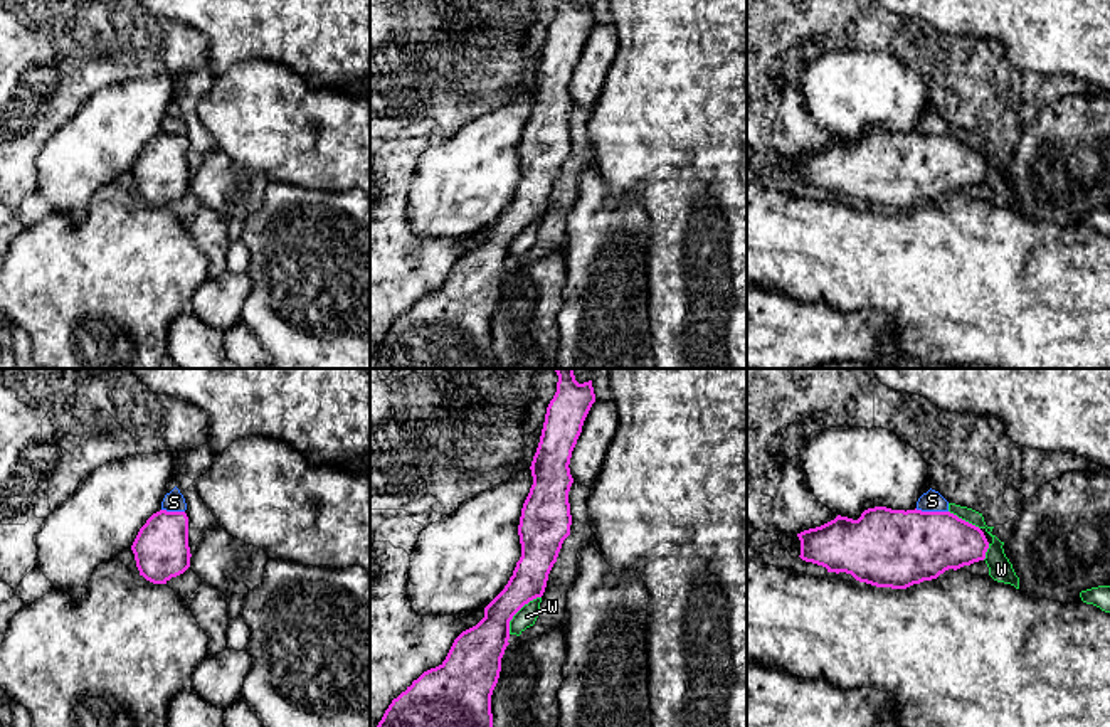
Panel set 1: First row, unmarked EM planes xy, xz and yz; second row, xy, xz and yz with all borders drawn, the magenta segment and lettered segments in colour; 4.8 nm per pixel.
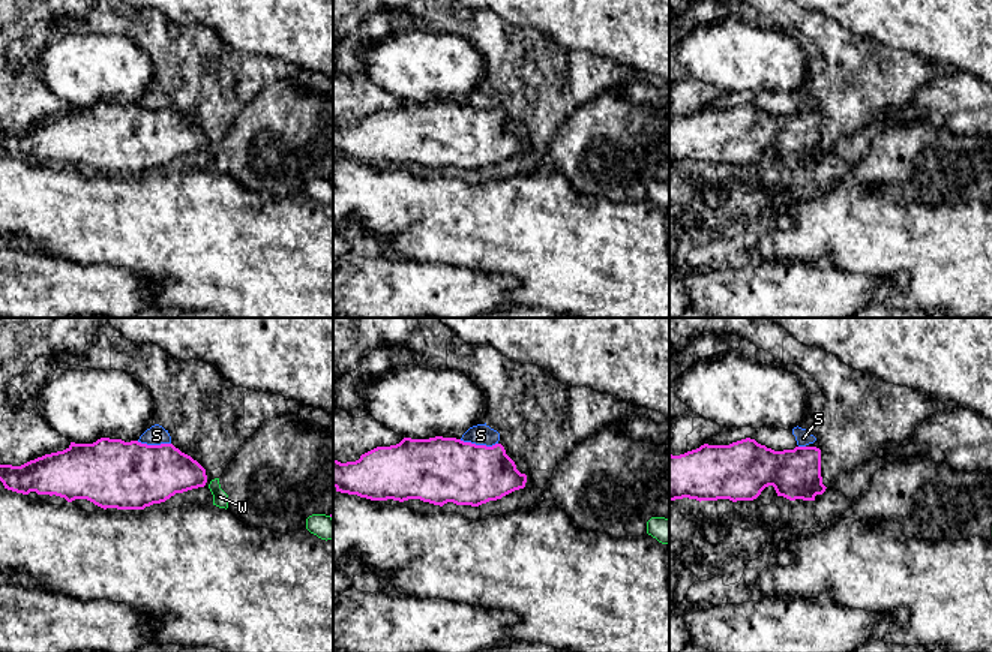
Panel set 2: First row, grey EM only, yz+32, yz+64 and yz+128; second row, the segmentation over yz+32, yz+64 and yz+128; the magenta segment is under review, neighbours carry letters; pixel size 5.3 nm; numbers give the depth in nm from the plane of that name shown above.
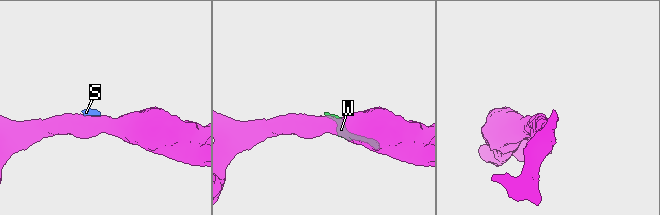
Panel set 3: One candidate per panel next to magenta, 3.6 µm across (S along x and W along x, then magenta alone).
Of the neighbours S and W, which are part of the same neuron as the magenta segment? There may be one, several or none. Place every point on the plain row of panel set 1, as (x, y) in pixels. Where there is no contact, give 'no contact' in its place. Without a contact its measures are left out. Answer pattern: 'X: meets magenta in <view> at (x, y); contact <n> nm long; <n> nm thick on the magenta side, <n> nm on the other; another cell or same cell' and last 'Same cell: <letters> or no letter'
S: meets magenta in yz at (932, 135); contact 160 nm long; 380 nm thick on the magenta side, 100 nm on the other; another cell
W: meets magenta in xz at (518, 233); contact 240 nm long; 220 nm thick on the magenta side, 90 nm on the other; another cell
Same cell: no letter

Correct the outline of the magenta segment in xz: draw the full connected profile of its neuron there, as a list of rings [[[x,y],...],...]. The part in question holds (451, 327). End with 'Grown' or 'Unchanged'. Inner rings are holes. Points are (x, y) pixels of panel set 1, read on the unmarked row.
[[[558,0],[530,89],[533,108],[521,131],[518,148],[521,180],[513,199],[484,231],[484,241],[454,263],[446,283],[424,295],[392,323],[375,352],[377,369],[500,369],[493,350],[491,318],[500,301],[501,281],[510,268],[510,244],[525,227],[543,219],[548,197],[563,163],[570,158],[568,114],[574,101],[568,88],[594,25],[592,3],[579,7],[575,0]]]. Unchanged

